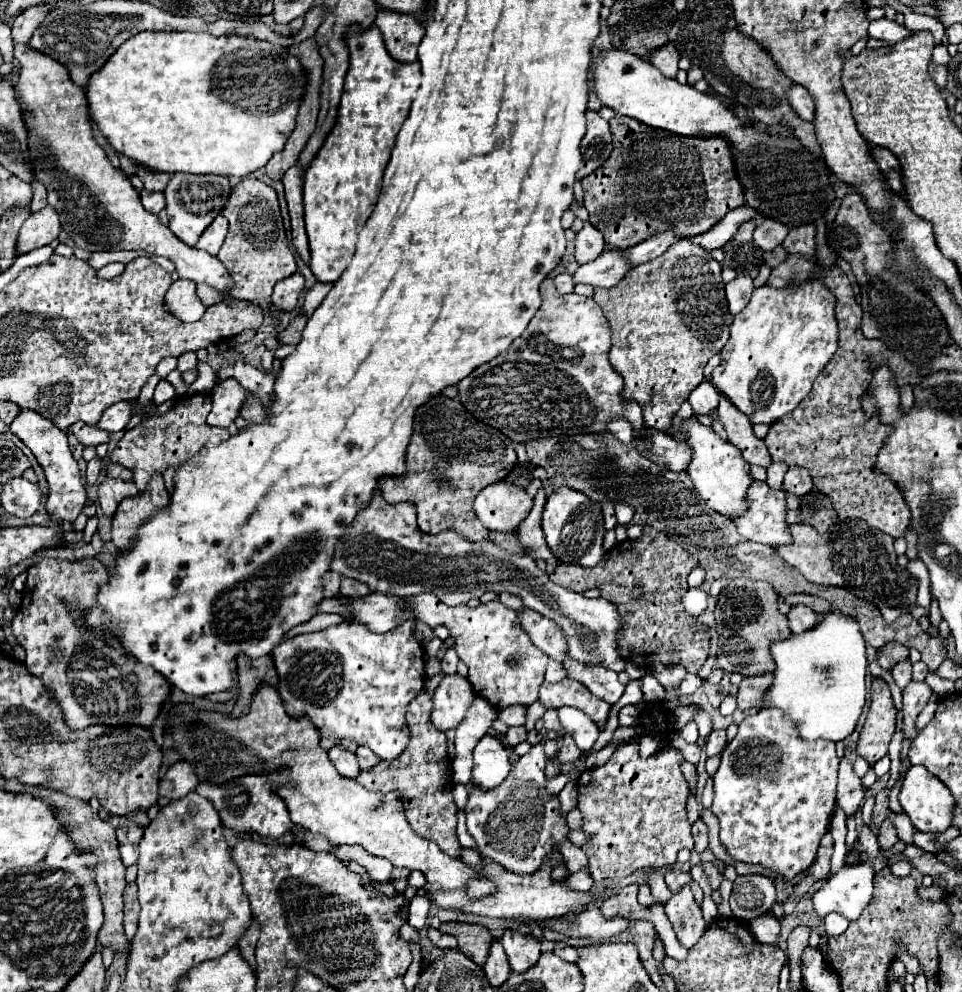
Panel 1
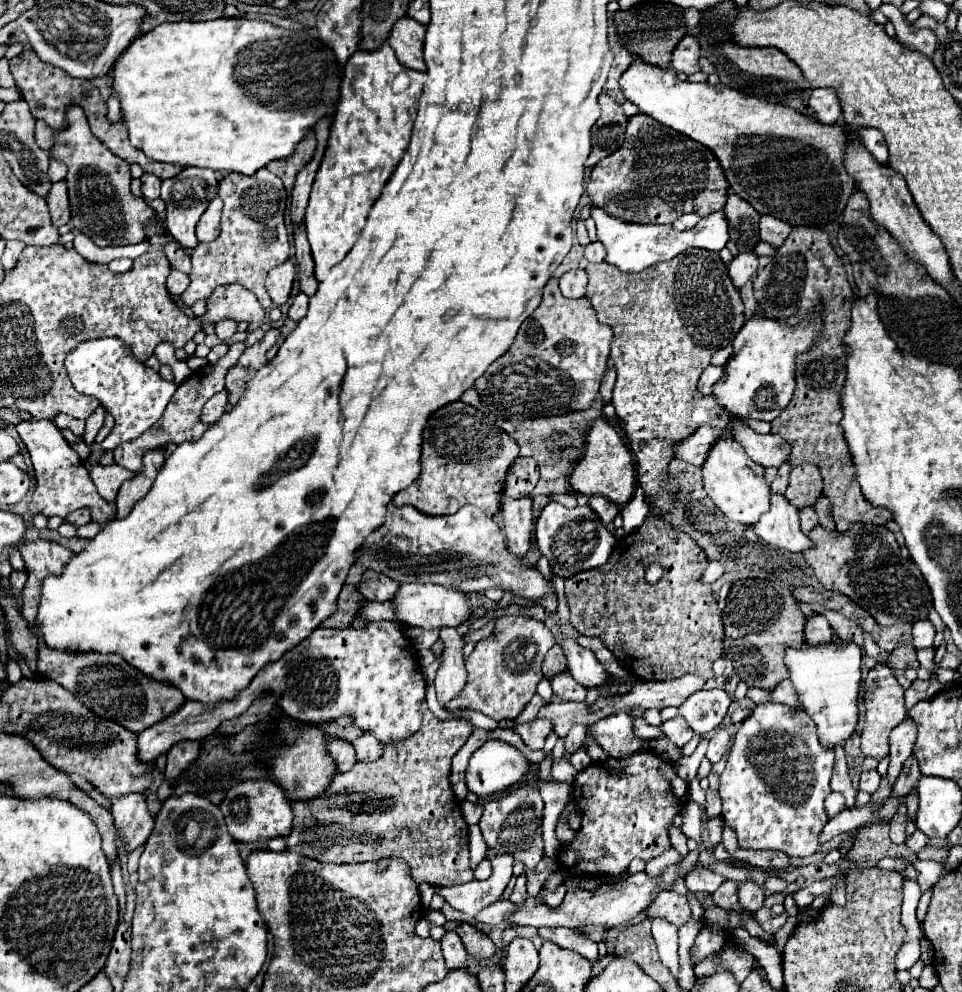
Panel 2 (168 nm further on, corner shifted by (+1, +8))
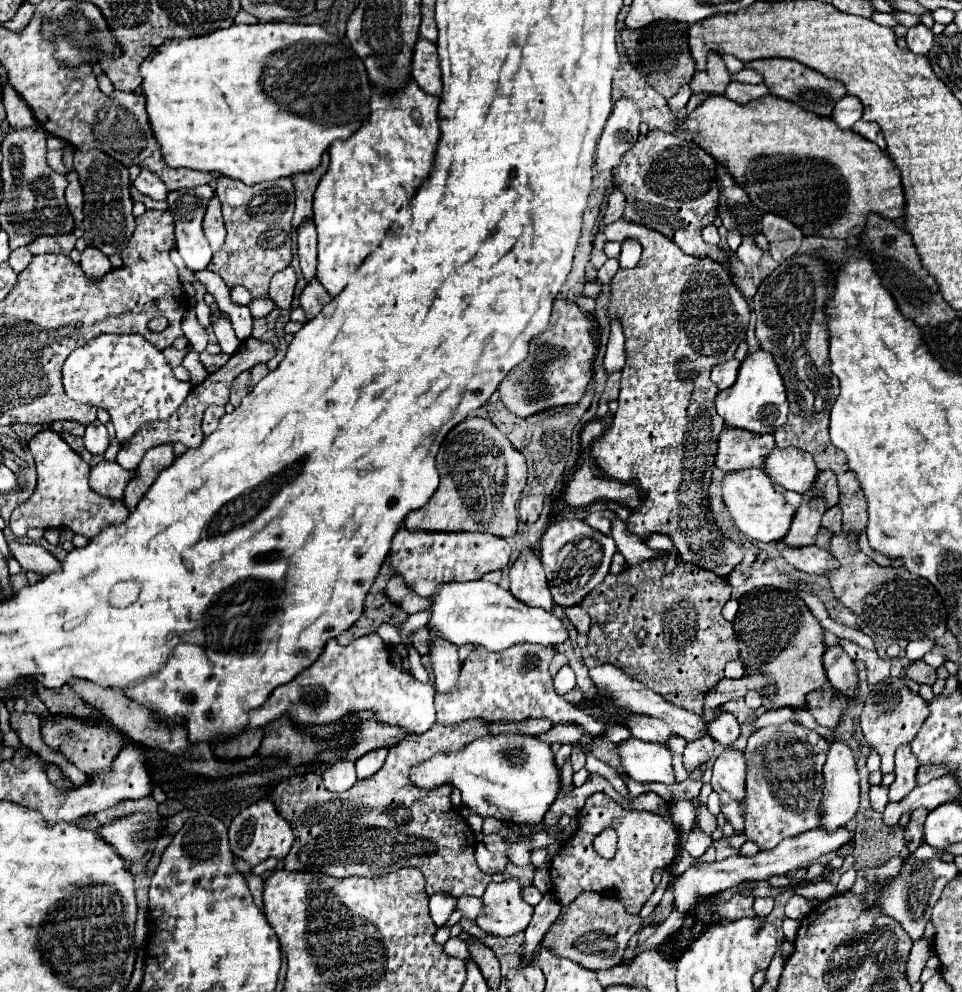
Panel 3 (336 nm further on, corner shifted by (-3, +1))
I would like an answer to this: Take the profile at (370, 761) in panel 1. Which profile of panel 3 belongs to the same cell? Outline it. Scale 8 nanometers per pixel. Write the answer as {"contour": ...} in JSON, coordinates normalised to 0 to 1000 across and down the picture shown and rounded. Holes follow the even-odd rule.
{"contour":[[[390,754],[390,756],[381,758],[379,762],[375,762],[375,764],[369,768],[369,772],[371,772],[371,782],[373,782],[373,784],[384,784],[386,780],[390,780],[390,778],[398,772],[400,764],[402,764],[402,754]]]}

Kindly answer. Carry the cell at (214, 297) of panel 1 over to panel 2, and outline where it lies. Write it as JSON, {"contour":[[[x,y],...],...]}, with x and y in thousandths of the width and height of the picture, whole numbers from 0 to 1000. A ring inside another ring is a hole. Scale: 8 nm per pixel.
{"contour":[[[269,170],[269,174],[261,178],[234,174],[228,182],[226,197],[234,205],[230,215],[230,237],[221,245],[211,245],[201,253],[201,275],[196,277],[199,287],[188,297],[188,303],[194,309],[201,309],[207,301],[215,303],[223,289],[248,285],[265,295],[269,305],[280,311],[284,303],[275,291],[275,279],[280,271],[300,261],[300,239],[294,225],[298,193],[288,176],[278,170]]]}

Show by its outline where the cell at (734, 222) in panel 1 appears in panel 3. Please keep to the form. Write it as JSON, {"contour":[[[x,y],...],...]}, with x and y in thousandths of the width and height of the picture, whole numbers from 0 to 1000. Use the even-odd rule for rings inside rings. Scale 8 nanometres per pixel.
{"contour":[[[658,240],[646,244],[646,256],[643,256],[643,266],[646,270],[660,270],[666,262],[666,246]]]}

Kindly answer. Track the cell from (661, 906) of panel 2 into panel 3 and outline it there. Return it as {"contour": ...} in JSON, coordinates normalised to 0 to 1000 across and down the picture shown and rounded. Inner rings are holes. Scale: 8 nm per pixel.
{"contour":[[[606,899],[604,903],[600,903],[600,907],[596,907],[591,911],[585,927],[575,938],[571,938],[567,952],[571,956],[575,956],[581,964],[587,964],[587,966],[612,976],[612,978],[625,978],[625,976],[629,978],[629,976],[635,976],[646,970],[648,958],[658,942],[662,942],[670,933],[683,935],[685,931],[691,929],[691,925],[698,919],[700,919],[698,901],[689,903],[689,907],[679,917],[677,929],[673,929],[664,921],[654,921],[643,907],[635,907],[635,905],[625,903],[621,899]]]}

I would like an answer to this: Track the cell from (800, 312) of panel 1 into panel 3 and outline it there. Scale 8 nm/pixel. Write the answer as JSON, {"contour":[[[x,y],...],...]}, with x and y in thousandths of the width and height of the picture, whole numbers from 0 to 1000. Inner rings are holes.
{"contour":[[[793,351],[779,355],[770,365],[764,387],[745,397],[743,411],[745,411],[745,417],[752,419],[754,429],[760,429],[760,431],[772,431],[779,435],[793,438],[793,435],[806,435],[806,431],[814,429],[820,419],[820,405],[818,405],[816,387],[808,373],[804,357],[795,355]]]}

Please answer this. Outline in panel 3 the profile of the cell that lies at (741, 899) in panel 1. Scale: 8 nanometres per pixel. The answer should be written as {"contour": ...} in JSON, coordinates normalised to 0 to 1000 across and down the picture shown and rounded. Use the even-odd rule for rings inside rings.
{"contour":[[[785,905],[785,911],[783,911],[787,923],[797,923],[801,917],[804,917],[804,907],[801,905]]]}

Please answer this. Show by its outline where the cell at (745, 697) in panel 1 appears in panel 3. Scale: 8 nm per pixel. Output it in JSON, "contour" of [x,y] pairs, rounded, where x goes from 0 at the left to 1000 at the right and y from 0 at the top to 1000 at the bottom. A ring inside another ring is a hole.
{"contour":[[[860,688],[858,696],[841,698],[841,702],[837,706],[837,716],[841,720],[845,720],[845,724],[858,734],[868,734],[874,728],[876,712],[864,704],[866,704],[866,696],[864,696],[864,690]]]}

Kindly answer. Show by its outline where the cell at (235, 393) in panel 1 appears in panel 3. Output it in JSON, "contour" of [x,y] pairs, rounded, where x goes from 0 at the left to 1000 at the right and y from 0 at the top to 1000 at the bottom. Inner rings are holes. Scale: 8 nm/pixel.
{"contour":[[[217,409],[213,413],[213,419],[211,419],[211,438],[217,440],[226,427],[228,427],[228,421],[234,417],[234,411],[232,409]]]}

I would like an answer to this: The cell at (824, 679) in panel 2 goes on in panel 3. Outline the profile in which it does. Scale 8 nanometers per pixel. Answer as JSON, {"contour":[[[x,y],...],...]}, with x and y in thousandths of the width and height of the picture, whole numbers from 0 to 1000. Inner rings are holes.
{"contour":[[[876,746],[864,748],[864,754],[860,758],[860,768],[856,772],[856,782],[858,782],[858,800],[856,800],[856,808],[853,808],[853,817],[856,817],[853,835],[870,837],[870,835],[878,833],[893,815],[893,782],[891,782],[887,758],[880,748],[876,748]]]}

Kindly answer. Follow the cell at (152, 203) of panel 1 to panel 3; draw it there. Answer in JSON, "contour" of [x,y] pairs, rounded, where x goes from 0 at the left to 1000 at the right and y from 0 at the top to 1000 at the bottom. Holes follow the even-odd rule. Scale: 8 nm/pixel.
{"contour":[[[153,169],[147,171],[147,175],[144,175],[144,179],[138,183],[138,188],[140,188],[147,196],[151,196],[151,198],[155,198],[155,200],[159,200],[159,202],[172,202],[172,200],[174,200],[174,190],[172,190],[172,185],[167,183],[165,177],[161,177],[161,175],[159,175],[157,171],[153,171]]]}

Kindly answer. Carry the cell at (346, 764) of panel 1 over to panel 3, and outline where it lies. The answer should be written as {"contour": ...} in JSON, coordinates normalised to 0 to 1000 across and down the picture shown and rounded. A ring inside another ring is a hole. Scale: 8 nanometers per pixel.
{"contour":[[[352,766],[346,772],[336,776],[336,788],[338,794],[342,794],[344,798],[359,798],[361,794],[365,794],[371,788],[369,782],[369,770],[363,766]]]}

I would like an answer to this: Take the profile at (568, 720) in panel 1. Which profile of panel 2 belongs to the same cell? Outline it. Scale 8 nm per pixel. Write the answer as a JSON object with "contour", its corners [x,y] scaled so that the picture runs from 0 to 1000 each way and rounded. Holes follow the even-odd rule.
{"contour":[[[639,719],[612,733],[627,757],[637,765],[652,765],[664,757],[670,757],[670,745],[660,741],[658,725],[654,719]]]}

